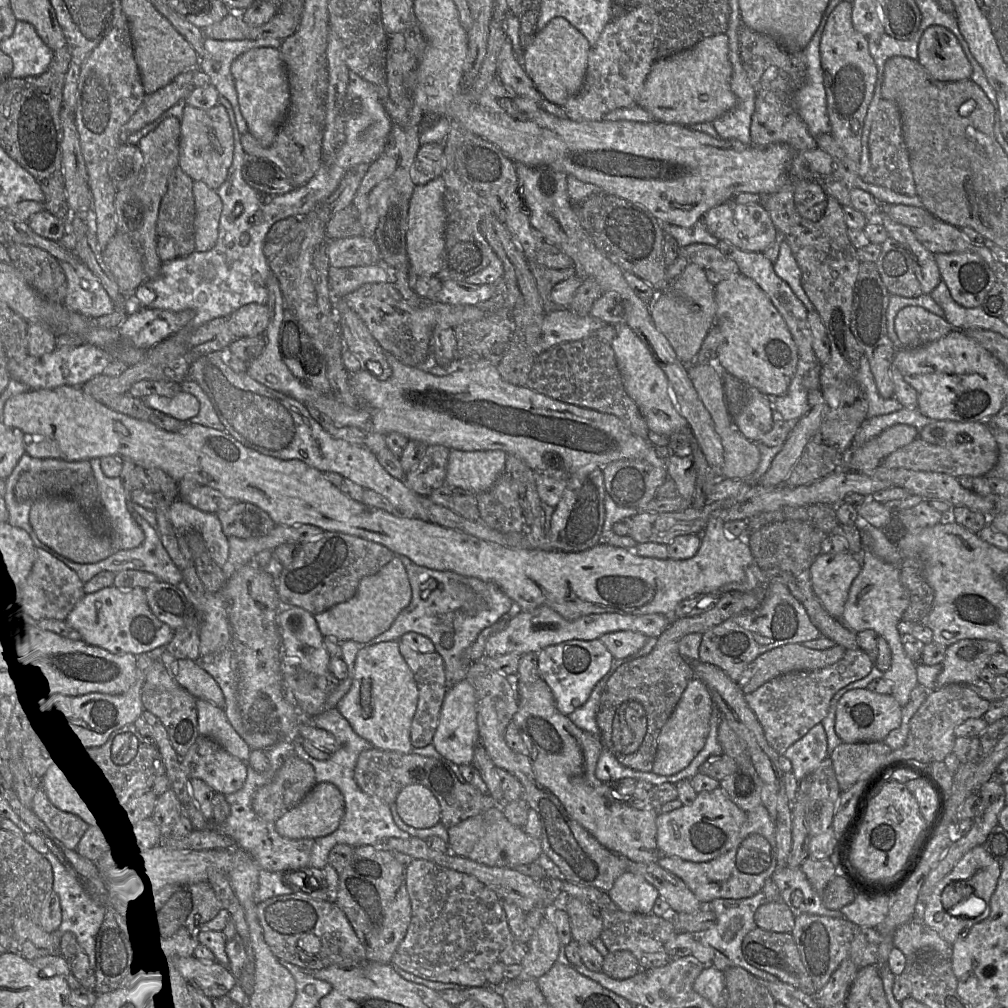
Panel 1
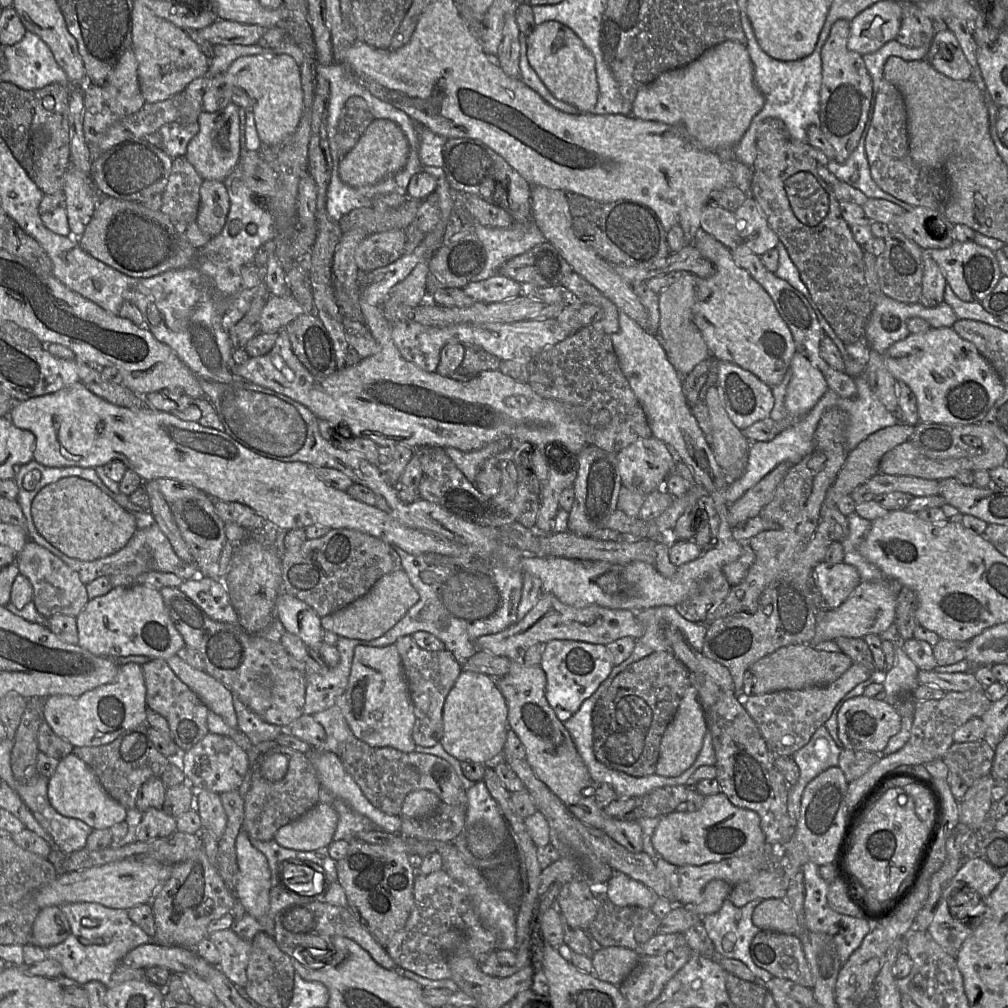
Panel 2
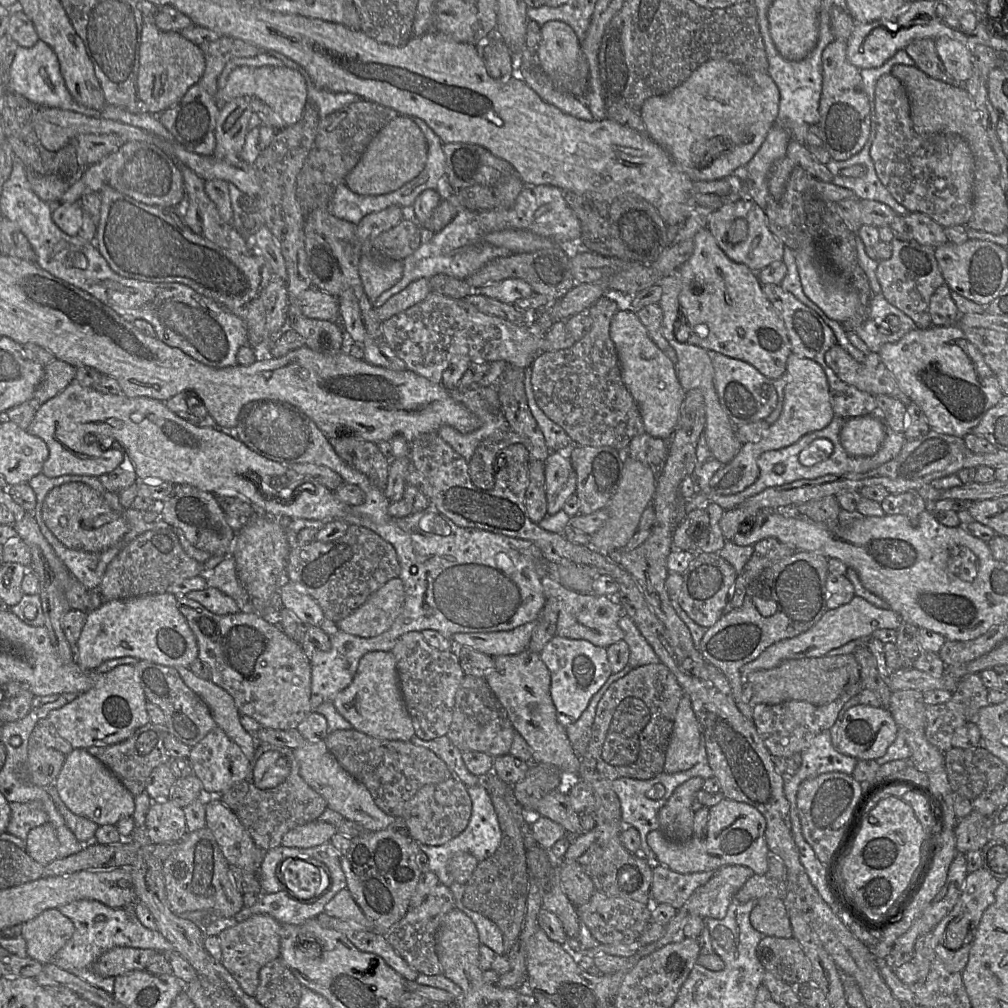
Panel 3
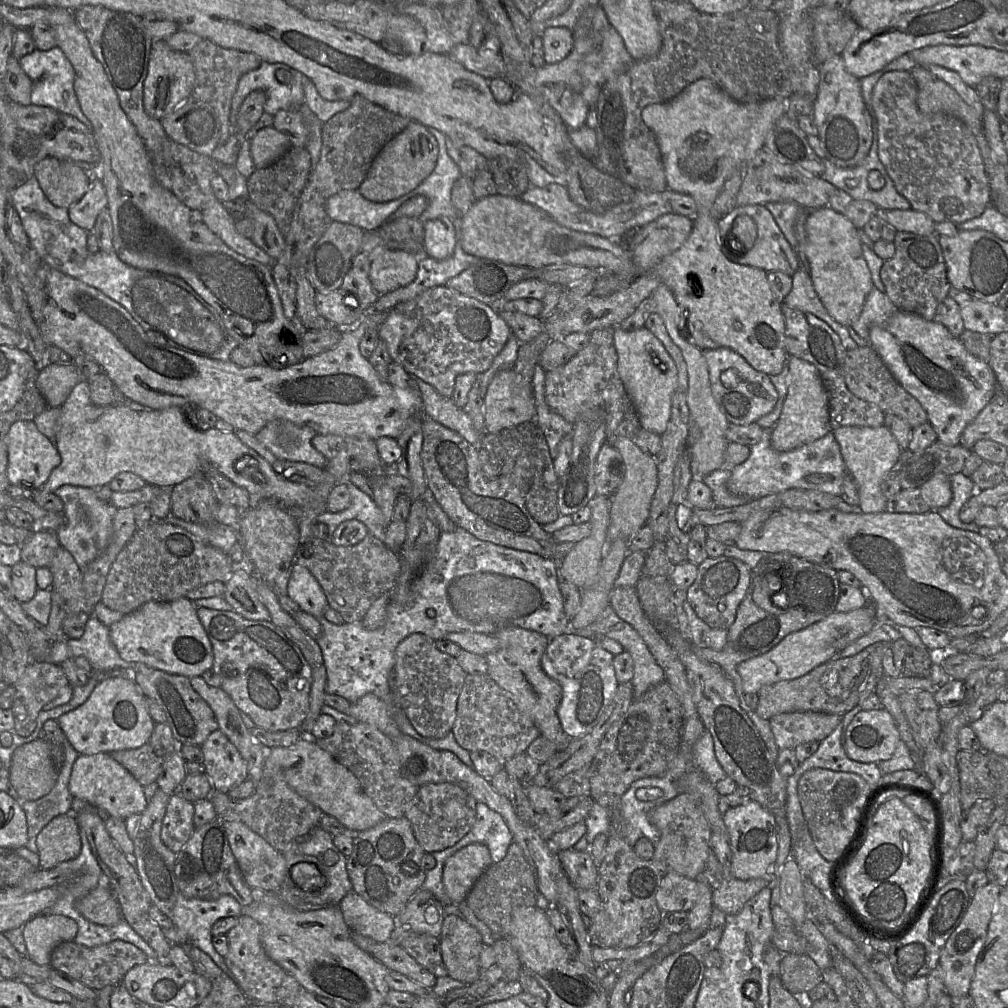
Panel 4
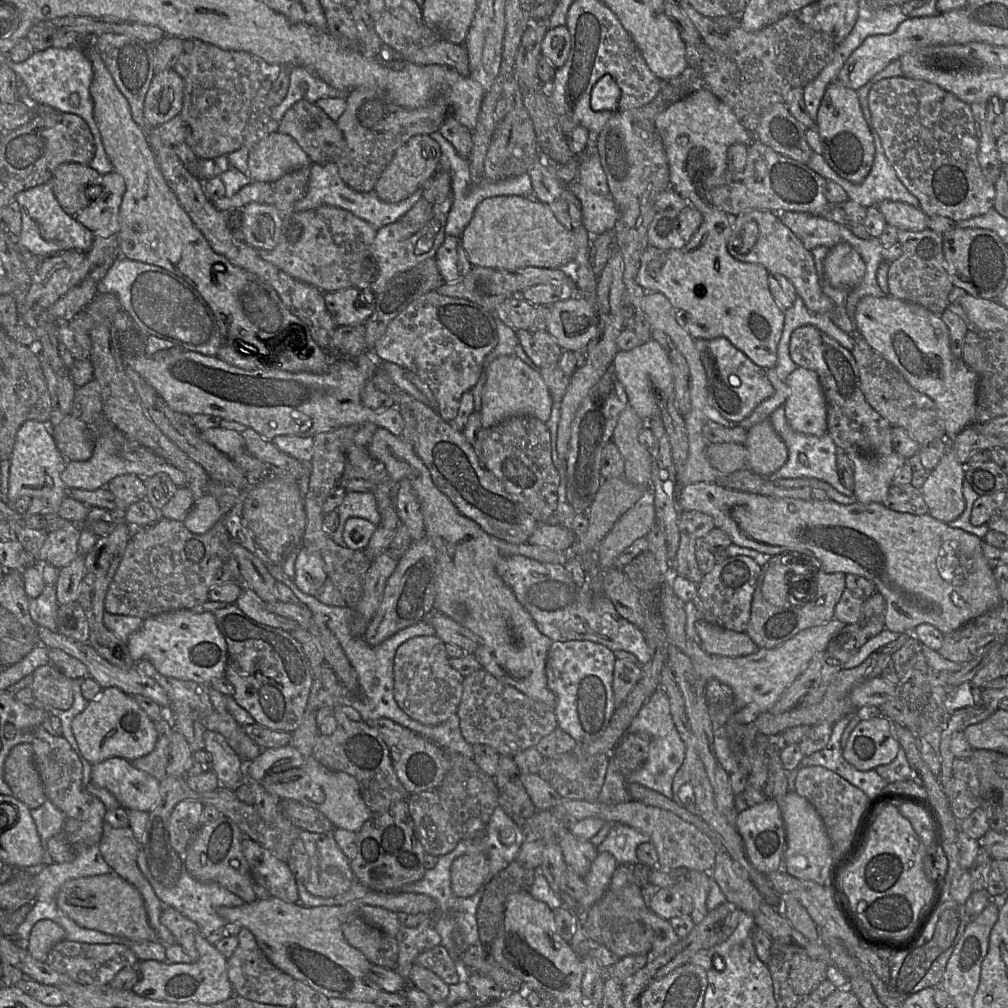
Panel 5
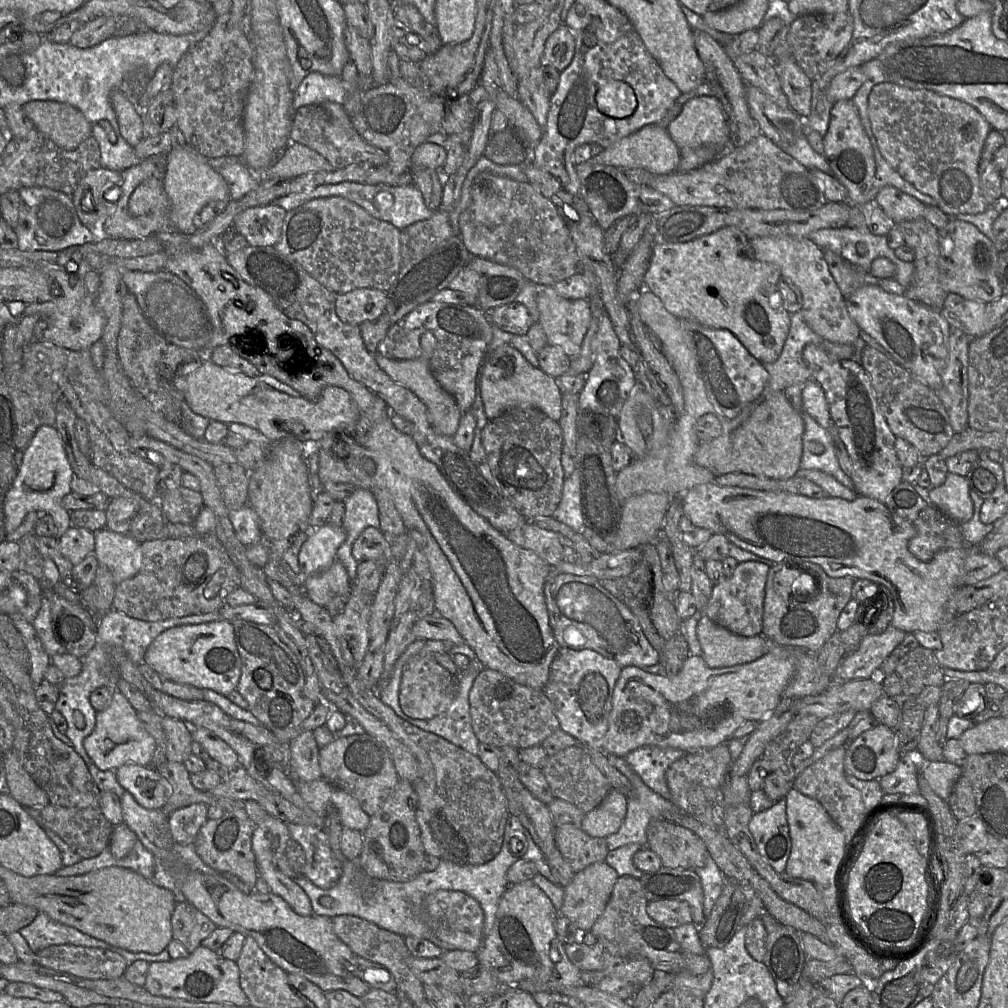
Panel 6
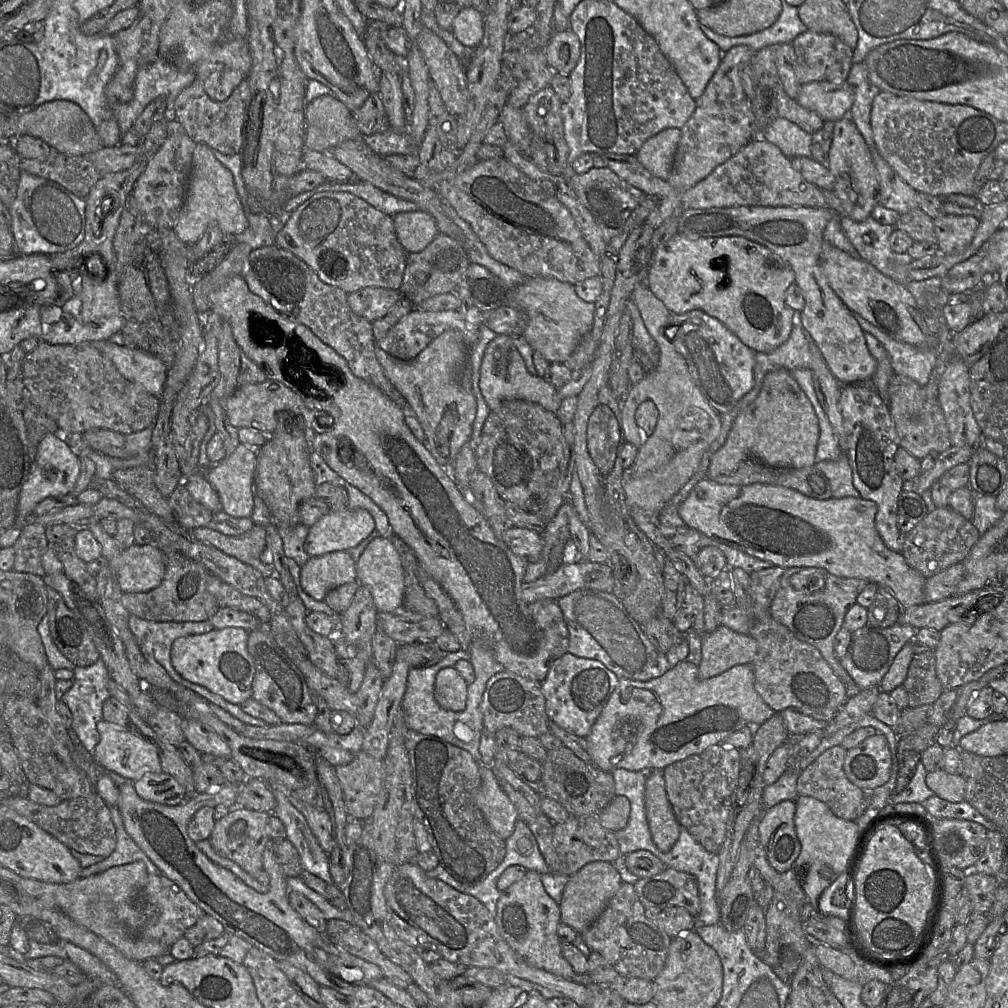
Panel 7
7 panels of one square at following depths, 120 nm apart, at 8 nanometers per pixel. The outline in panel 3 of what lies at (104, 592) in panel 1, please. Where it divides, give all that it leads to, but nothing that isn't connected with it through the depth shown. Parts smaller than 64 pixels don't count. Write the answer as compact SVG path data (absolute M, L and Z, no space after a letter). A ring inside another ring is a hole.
M165 592L109 600L89 610L72 653L73 661L84 671L94 671L104 661L121 657L188 668L198 657L198 646L195 635L177 607L176 596Z

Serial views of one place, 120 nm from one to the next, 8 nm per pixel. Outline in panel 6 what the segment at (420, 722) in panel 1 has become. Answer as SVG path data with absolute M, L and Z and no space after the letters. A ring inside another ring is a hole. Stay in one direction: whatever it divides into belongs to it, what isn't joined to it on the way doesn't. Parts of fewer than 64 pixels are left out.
M428 640L421 651L411 657L405 665L400 683L399 704L407 716L413 719L428 720L446 712L450 707L458 692L458 678L436 661L435 654L449 653L453 646L451 641Z

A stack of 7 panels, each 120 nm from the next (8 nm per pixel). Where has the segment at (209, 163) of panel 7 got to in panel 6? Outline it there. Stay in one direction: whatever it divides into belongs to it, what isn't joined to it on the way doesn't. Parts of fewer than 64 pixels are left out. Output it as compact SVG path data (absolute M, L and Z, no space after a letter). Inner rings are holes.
M187 145L168 152L163 184L170 204L170 223L185 235L197 231L199 214L208 203L230 199L225 179L208 164L206 157ZM273 203L250 207L235 217L233 226L250 246L274 247L285 215L285 210Z

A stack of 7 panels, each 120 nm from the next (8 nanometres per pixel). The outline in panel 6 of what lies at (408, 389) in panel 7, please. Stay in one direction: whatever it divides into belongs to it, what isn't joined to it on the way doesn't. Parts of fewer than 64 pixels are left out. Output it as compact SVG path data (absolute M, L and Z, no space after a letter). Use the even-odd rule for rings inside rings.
M426 331L421 336L420 345L420 355L414 359L396 360L377 352L375 354L376 362L392 381L409 389L424 403L429 421L438 434L454 437L463 413L455 399L439 385L429 368L429 359L436 347L435 336Z

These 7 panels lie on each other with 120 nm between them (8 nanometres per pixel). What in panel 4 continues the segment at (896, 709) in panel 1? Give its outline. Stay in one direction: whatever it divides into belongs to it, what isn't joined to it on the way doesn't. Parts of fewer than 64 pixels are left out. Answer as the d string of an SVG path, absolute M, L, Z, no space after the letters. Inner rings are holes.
M861 710L845 731L847 757L862 763L889 760L900 740L892 716L885 710Z

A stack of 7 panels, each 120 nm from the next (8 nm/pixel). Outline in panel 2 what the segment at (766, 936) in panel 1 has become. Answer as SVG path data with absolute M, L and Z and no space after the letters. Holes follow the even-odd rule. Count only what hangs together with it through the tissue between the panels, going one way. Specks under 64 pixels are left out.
M759 931L750 944L749 952L753 963L773 977L812 990L813 978L797 936Z

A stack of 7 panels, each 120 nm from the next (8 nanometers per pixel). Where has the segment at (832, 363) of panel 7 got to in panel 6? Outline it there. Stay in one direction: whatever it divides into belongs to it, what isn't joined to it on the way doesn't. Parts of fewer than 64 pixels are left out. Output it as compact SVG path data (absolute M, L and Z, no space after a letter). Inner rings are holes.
M787 235L756 237L750 239L750 247L745 254L748 258L769 262L780 268L783 277L787 277L800 289L802 293L802 315L808 326L820 337L833 343L855 345L860 337L860 328L847 311L845 298L833 278L823 250L810 238L796 238Z

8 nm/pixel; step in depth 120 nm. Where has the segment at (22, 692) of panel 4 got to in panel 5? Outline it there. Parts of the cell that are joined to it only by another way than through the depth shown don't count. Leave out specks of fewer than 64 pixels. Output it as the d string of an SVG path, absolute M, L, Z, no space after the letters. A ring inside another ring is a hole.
M46 664L37 667L33 673L30 688L35 697L35 703L29 707L43 708L48 713L52 708L68 710L73 704L72 679L61 671Z

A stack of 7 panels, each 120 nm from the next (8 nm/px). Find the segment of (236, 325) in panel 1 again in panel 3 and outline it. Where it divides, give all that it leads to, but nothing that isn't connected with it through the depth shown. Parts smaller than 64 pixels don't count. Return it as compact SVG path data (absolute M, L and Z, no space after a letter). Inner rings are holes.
M314 287L299 295L299 307L304 316L330 322L338 322L340 306L338 297Z

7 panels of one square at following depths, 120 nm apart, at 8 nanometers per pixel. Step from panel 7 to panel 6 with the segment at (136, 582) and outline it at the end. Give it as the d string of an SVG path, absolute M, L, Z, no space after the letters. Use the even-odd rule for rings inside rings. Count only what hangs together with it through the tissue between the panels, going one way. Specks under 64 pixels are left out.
M108 528L93 533L94 553L99 564L107 566L111 571L115 585L138 573L143 561L141 543L130 534L118 534Z

